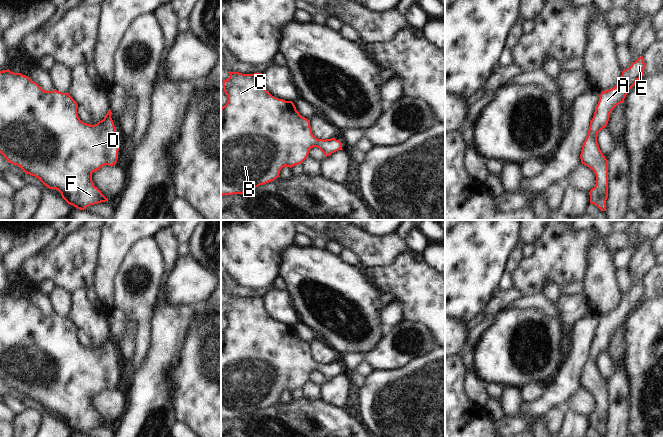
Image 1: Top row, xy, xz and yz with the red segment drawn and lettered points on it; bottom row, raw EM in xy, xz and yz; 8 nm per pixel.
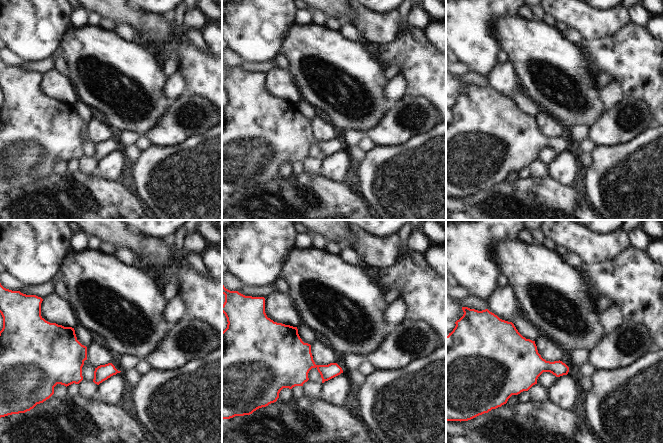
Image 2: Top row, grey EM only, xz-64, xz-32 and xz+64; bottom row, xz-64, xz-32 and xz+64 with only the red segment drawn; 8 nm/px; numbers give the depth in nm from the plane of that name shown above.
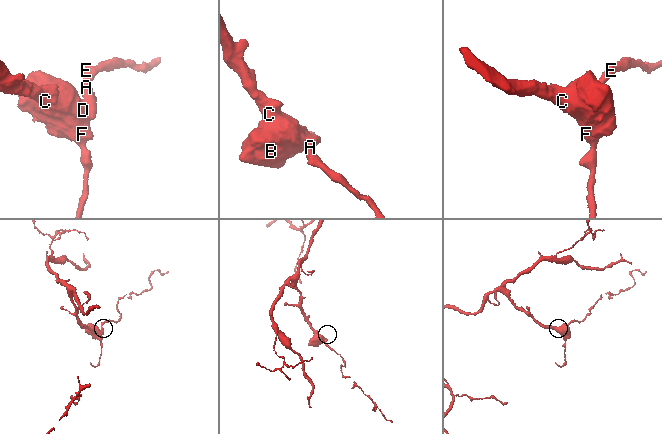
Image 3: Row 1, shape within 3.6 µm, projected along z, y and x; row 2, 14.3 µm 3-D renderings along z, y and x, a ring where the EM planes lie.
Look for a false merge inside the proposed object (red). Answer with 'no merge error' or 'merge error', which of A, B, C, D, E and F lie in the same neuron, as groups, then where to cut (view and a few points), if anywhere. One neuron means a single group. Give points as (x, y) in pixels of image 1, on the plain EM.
no merge error; groups A B C D E F; cut none

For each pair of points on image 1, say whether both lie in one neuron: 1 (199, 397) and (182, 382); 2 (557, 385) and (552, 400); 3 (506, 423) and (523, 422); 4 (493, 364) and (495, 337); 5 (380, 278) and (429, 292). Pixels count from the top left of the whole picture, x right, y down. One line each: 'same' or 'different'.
1: same
2: same
3: same
4: same
5: same

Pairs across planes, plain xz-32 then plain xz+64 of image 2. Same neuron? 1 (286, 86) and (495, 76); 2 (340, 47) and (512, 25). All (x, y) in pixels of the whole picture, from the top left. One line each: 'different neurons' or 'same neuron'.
1: same neuron
2: same neuron

